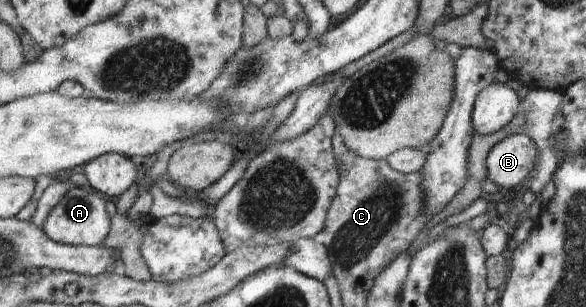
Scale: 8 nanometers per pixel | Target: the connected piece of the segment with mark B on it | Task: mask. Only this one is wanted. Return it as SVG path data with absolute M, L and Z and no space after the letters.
M529 135L506 136L488 152L488 178L510 193L518 183L528 183L528 173L534 169L538 155L536 144Z

